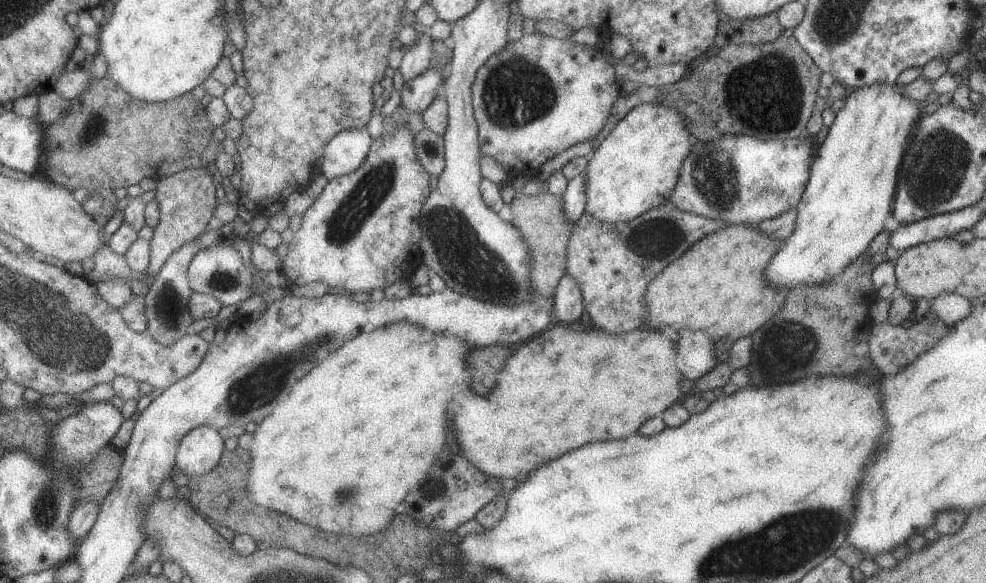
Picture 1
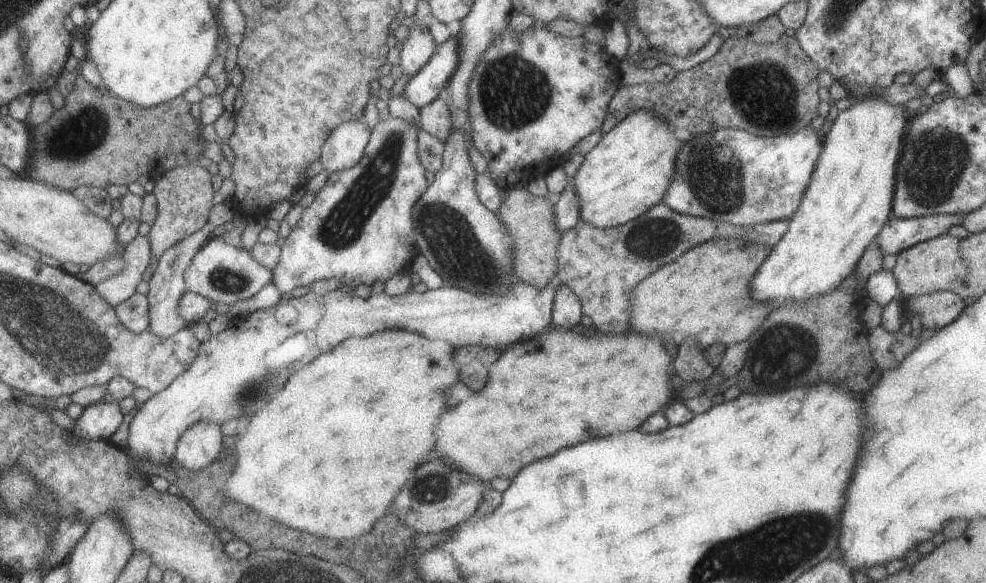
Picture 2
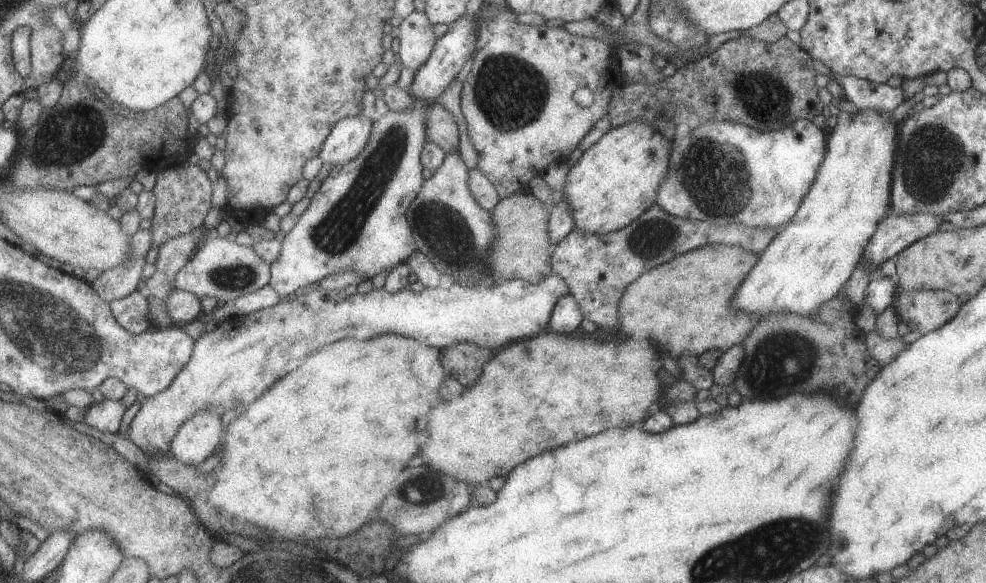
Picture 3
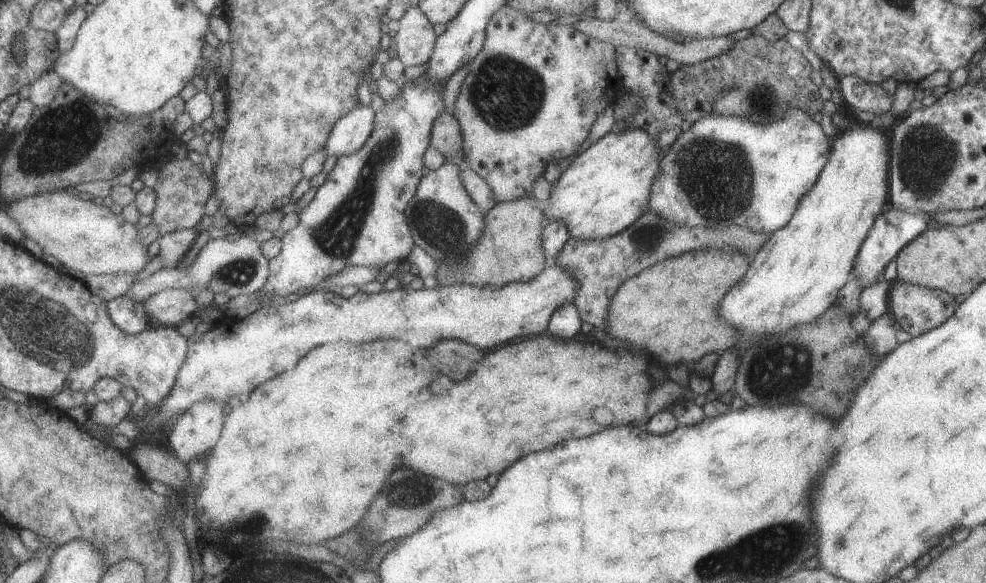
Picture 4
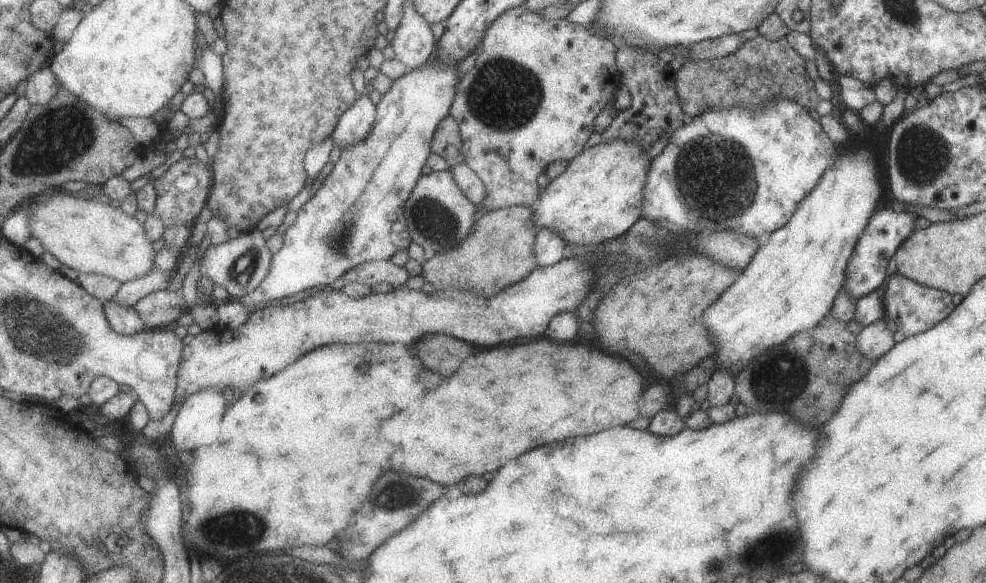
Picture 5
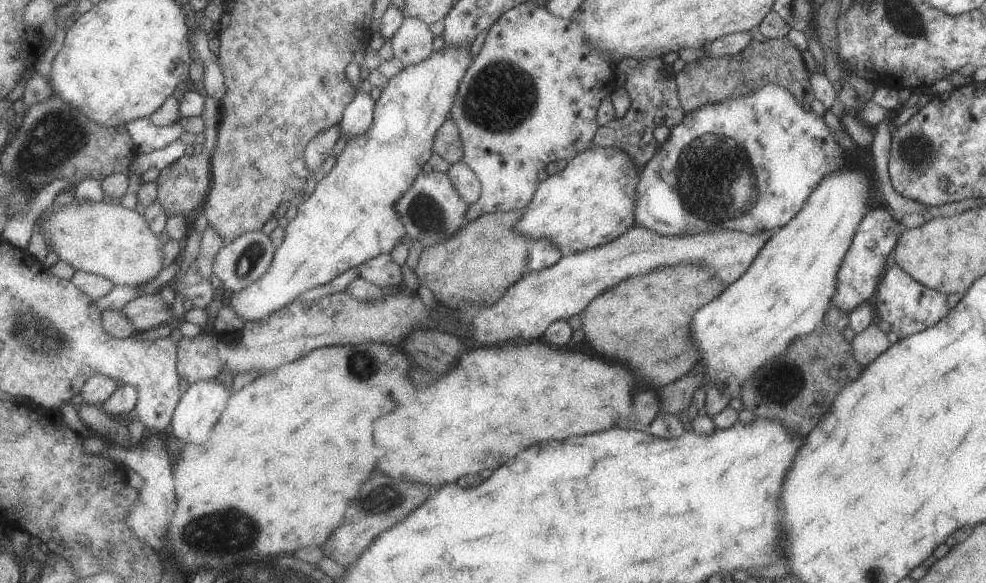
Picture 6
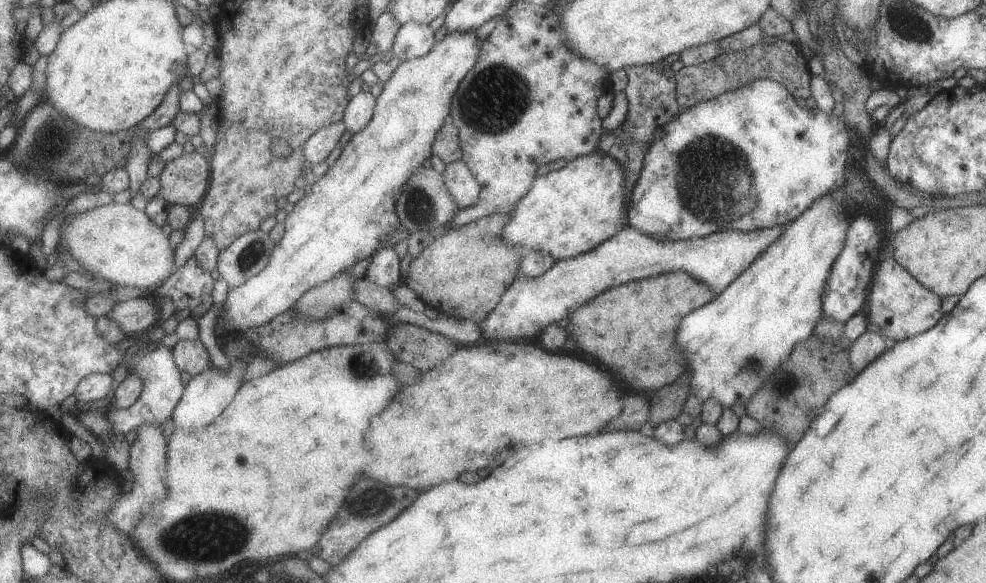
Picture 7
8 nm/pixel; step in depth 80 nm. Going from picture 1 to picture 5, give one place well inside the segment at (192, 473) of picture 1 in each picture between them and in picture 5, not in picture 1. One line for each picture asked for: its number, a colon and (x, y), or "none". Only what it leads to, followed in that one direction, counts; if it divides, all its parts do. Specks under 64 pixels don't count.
2: (202, 444)
3: (200, 437)
4: (200, 428)
5: (200, 419)

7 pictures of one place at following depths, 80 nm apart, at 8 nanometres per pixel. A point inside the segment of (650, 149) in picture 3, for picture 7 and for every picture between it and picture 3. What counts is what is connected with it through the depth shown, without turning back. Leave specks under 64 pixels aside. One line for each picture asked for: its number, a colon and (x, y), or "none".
4: (605, 188)
5: (598, 196)
6: (589, 202)
7: (567, 212)

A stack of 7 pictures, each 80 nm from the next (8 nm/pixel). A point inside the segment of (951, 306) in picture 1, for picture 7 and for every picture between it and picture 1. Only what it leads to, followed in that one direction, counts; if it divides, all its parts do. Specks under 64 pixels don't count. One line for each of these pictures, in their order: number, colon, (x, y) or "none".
2: (940, 308)
3: (923, 311)
4: (916, 309)
5: (914, 308)
6: (908, 307)
7: (897, 303)

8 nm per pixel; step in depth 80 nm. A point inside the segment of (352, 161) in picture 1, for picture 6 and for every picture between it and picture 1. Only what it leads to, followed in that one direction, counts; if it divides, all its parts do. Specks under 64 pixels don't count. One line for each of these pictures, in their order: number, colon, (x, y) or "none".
2: (347, 147)
3: (349, 139)
4: (352, 132)
5: (356, 124)
6: (359, 117)

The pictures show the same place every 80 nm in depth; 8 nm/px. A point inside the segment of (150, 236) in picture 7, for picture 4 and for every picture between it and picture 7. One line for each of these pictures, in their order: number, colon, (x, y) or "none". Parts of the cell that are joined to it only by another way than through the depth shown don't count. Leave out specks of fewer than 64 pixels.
4: (91, 238)
5: (85, 235)
6: (103, 238)

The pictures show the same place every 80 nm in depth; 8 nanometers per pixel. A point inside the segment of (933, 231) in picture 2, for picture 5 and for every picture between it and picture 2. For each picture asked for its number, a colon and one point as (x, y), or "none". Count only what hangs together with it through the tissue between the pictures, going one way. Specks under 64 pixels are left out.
3: (893, 233)
4: (892, 230)
5: (885, 230)

